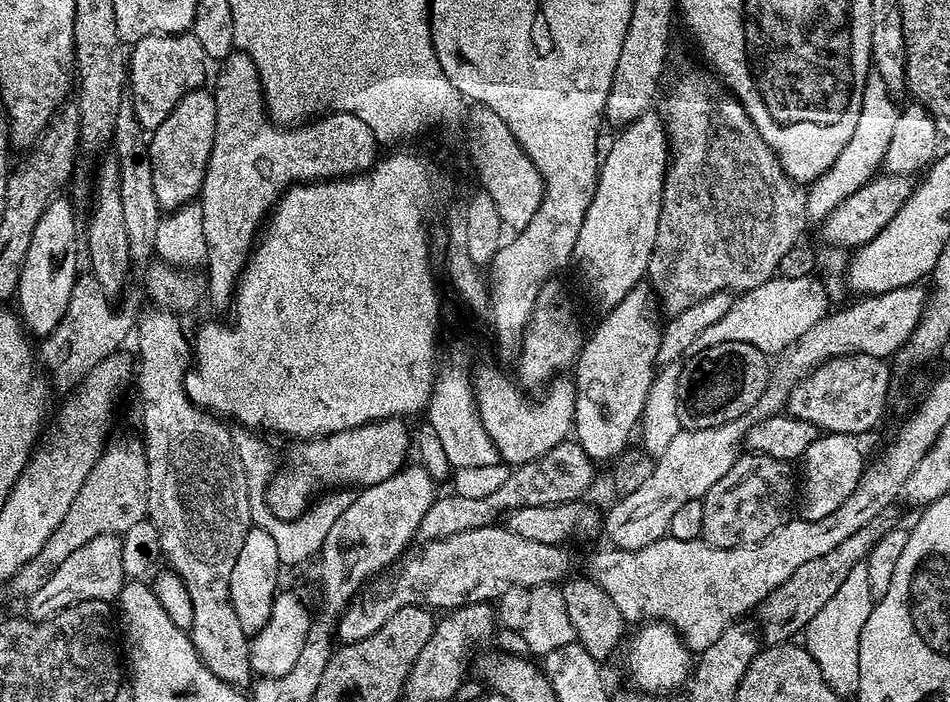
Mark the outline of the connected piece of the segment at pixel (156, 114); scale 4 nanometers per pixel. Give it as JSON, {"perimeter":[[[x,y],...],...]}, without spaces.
{"perimeter":[[[169,34],[167,36],[147,36],[141,40],[135,41],[131,45],[131,54],[127,57],[127,87],[126,92],[130,97],[130,103],[134,114],[138,118],[140,127],[145,130],[151,130],[162,126],[162,122],[166,122],[170,110],[174,110],[174,106],[178,106],[178,102],[182,102],[182,98],[195,88],[205,87],[204,81],[204,64],[209,63],[208,56],[202,50],[202,46],[198,42],[198,38],[194,38],[190,34]]]}

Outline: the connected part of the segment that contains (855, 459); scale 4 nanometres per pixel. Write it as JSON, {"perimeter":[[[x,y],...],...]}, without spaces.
{"perimeter":[[[837,432],[817,435],[816,441],[810,446],[810,450],[806,450],[802,458],[804,484],[802,480],[798,488],[799,519],[826,518],[826,514],[834,514],[834,510],[838,510],[838,506],[842,506],[842,502],[850,498],[850,494],[858,486],[860,475],[864,473],[866,467],[866,459],[864,460],[864,452],[860,449],[860,443],[857,437]]]}

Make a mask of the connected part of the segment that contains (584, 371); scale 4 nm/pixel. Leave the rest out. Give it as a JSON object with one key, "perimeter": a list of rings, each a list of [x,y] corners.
{"perimeter":[[[641,282],[634,285],[630,294],[618,302],[618,306],[603,313],[600,325],[587,333],[584,347],[576,357],[574,383],[576,385],[576,423],[574,438],[586,450],[593,462],[615,461],[629,447],[628,439],[637,431],[640,415],[646,406],[646,394],[652,378],[658,371],[660,334],[662,331],[662,309],[651,284]]]}

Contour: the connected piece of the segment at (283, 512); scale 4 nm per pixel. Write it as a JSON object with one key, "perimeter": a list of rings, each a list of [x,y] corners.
{"perimeter":[[[400,418],[375,420],[373,424],[363,424],[357,428],[335,432],[329,436],[318,436],[314,440],[293,443],[291,445],[293,447],[292,453],[288,456],[288,465],[285,468],[283,465],[268,484],[268,509],[283,520],[296,520],[303,512],[308,511],[323,484],[332,484],[328,486],[356,484],[355,486],[360,488],[369,488],[378,482],[386,482],[386,478],[390,478],[405,467],[407,461],[404,459],[408,456],[408,444],[410,448],[410,428],[408,432],[408,428],[404,424],[407,423]]]}

